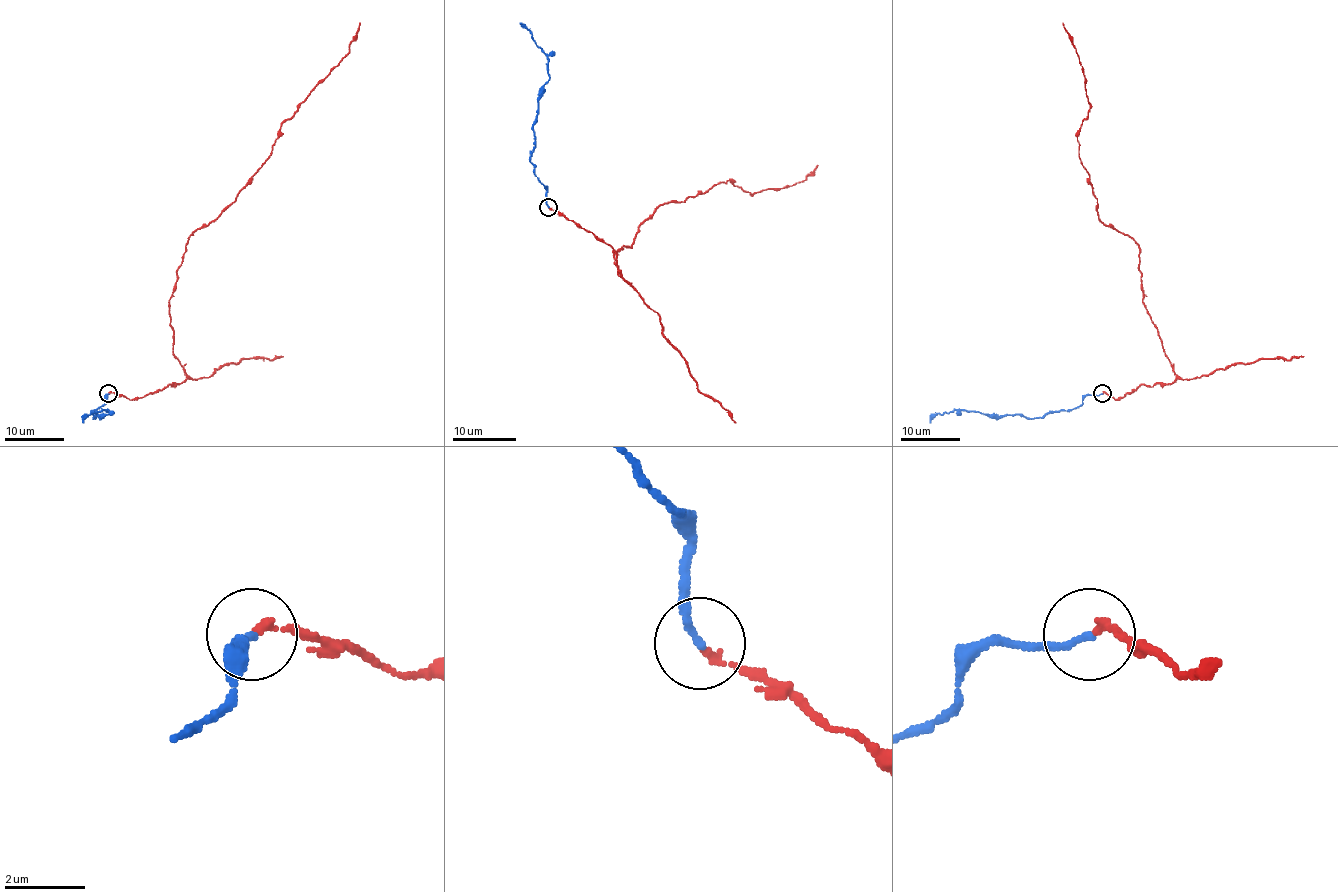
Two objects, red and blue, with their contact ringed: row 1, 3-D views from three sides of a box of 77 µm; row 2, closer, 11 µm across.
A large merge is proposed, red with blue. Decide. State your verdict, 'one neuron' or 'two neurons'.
one neuron

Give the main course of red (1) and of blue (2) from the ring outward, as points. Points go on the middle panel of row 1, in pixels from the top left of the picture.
1: (548, 207), (602, 239), (631, 285), (613, 250), (631, 247), (665, 204), (722, 181), (780, 189), (818, 165)
2: (548, 207), (546, 191), (530, 161), (535, 141), (533, 122), (538, 90), (549, 77), (548, 58), (521, 23)

